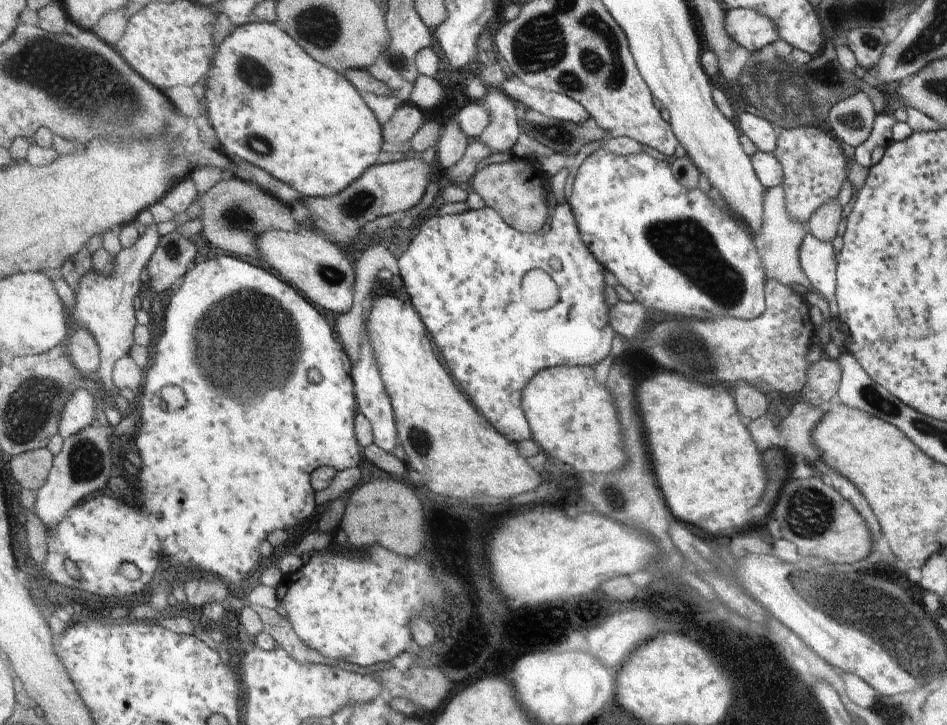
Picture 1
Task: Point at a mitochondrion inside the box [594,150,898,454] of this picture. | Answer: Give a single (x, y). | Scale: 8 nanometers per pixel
(686, 245)

